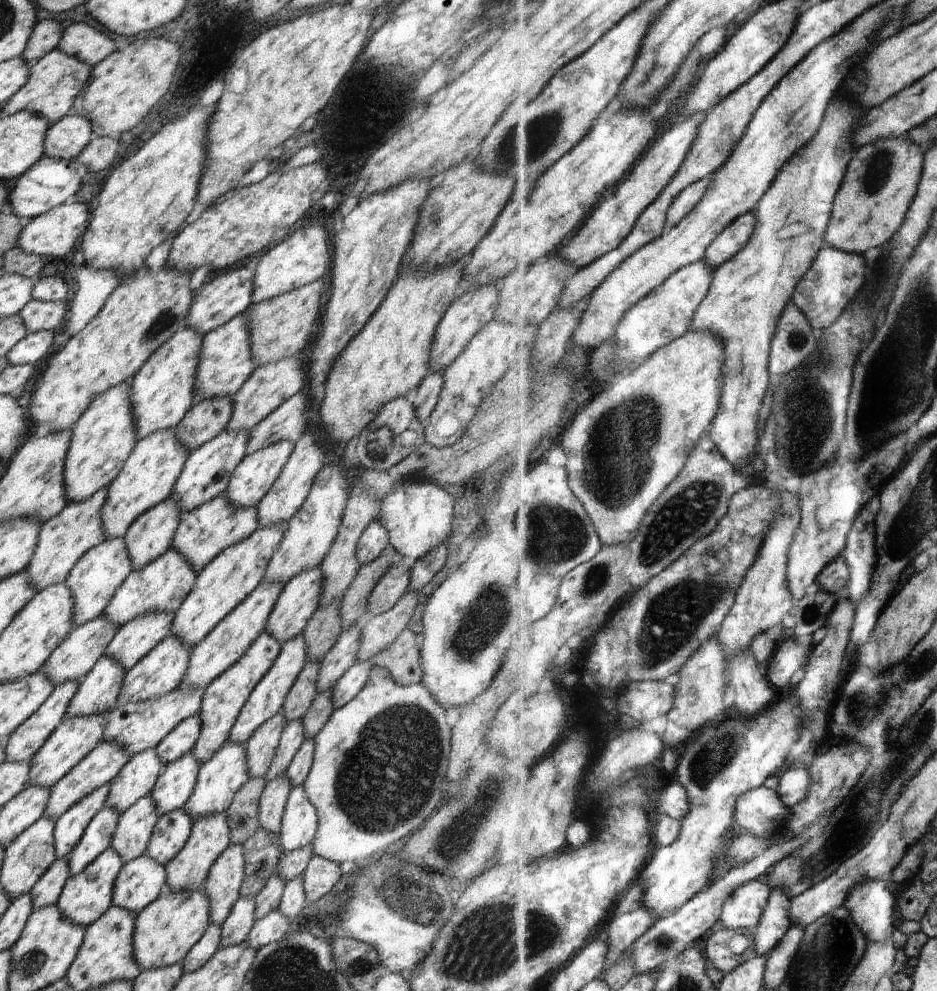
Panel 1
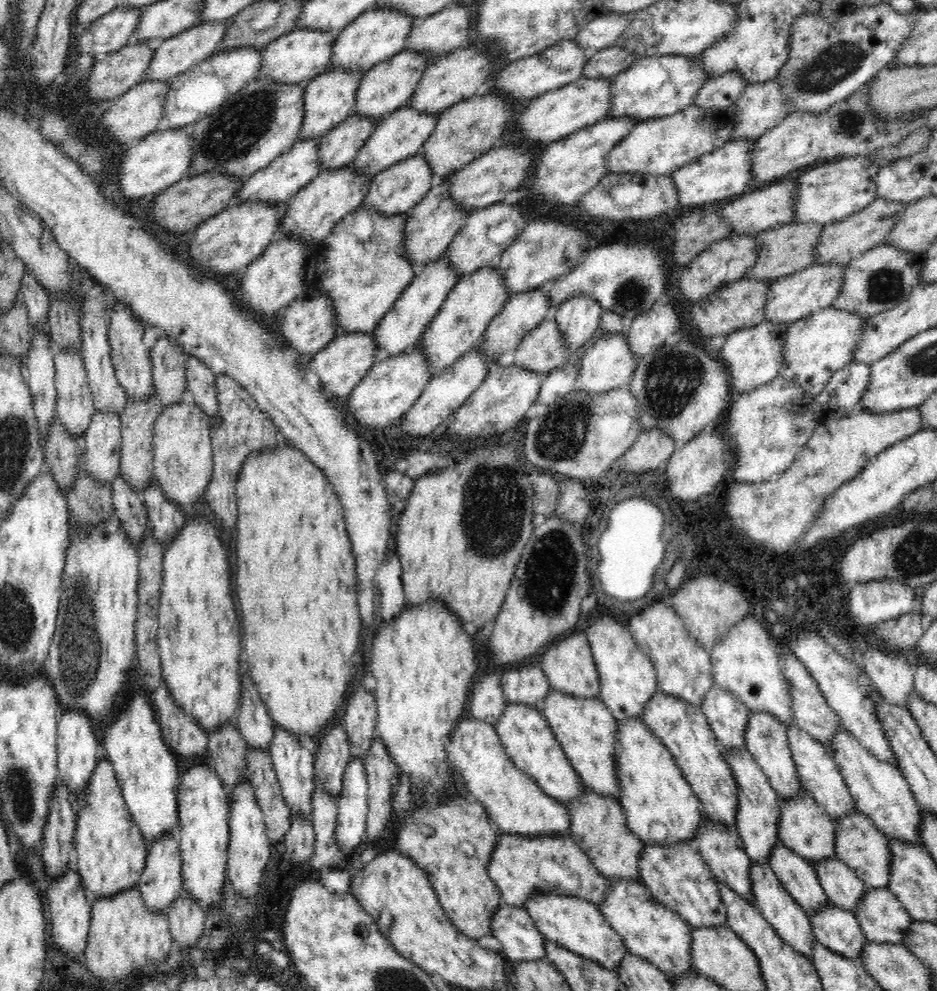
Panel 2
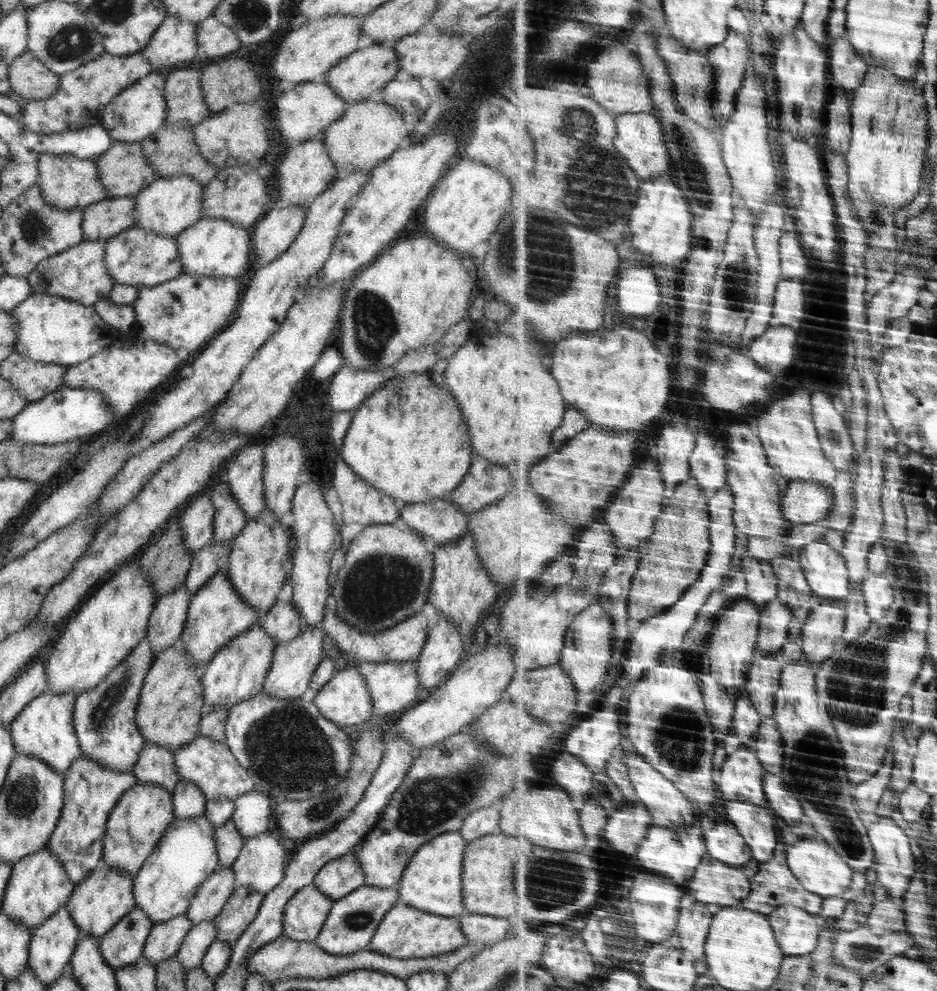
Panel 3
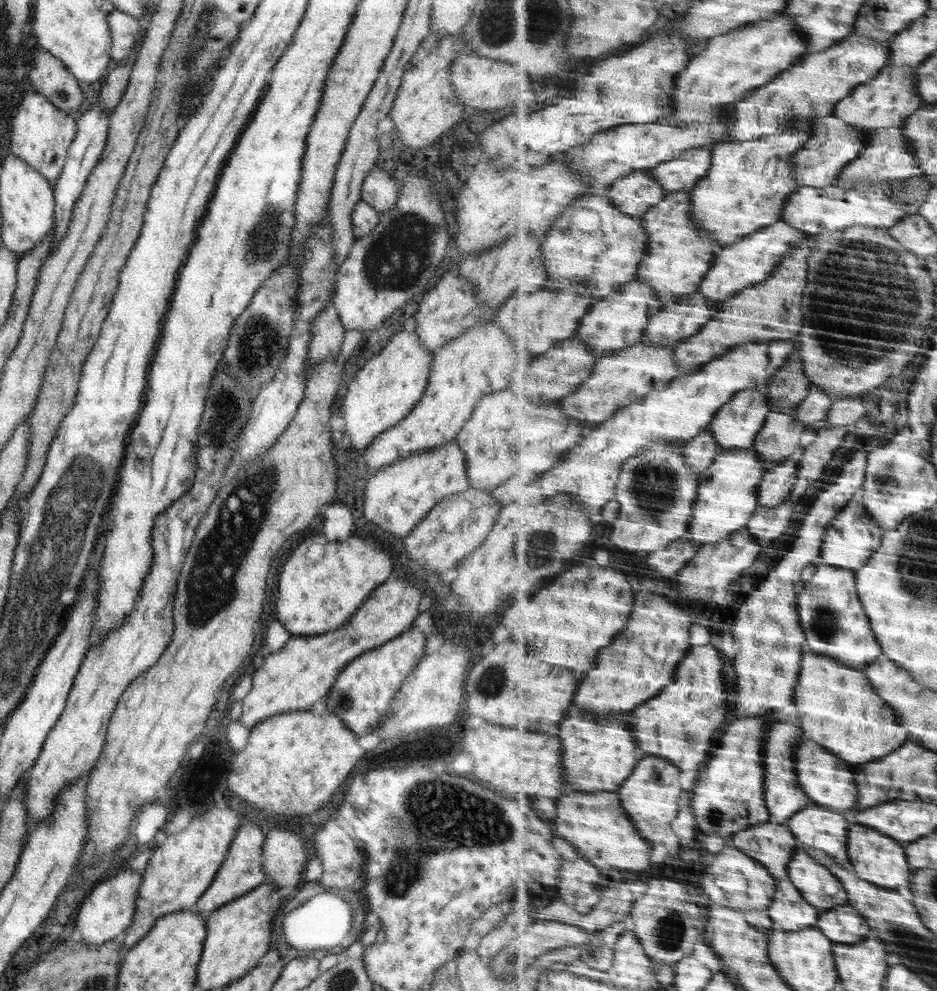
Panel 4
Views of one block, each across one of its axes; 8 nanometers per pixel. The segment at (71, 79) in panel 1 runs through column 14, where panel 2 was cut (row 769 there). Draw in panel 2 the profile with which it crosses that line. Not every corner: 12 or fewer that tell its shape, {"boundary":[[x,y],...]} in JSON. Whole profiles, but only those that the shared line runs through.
{"boundary":[[102,753],[73,838],[90,904],[136,887],[148,856]]}

